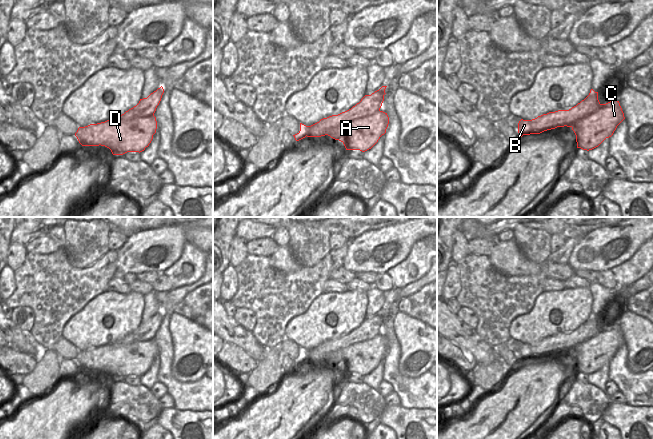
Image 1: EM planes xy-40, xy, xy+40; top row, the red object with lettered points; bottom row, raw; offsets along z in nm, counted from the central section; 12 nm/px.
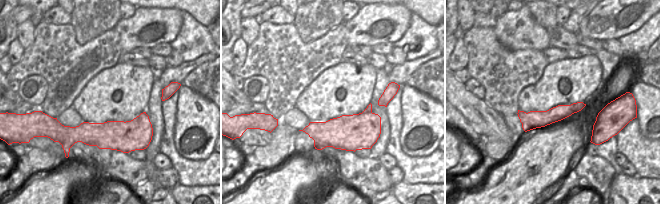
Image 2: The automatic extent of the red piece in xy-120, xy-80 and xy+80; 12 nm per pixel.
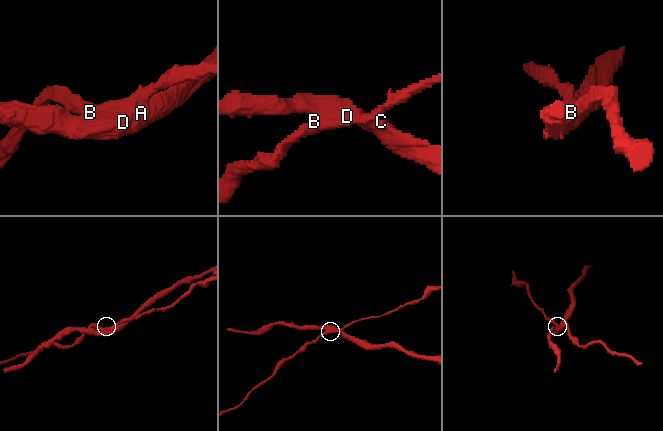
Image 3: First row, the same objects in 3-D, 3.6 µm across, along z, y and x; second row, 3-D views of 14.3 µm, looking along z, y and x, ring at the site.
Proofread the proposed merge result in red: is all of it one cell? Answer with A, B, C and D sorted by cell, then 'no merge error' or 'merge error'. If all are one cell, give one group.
A C D / B; merge error

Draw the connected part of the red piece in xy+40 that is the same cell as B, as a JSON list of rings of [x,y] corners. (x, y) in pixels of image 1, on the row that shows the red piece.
[[[591,89],[589,95],[584,100],[569,110],[549,112],[532,120],[521,119],[518,123],[519,137],[540,134],[557,127],[572,127],[574,122],[597,112],[600,105],[598,92]]]

